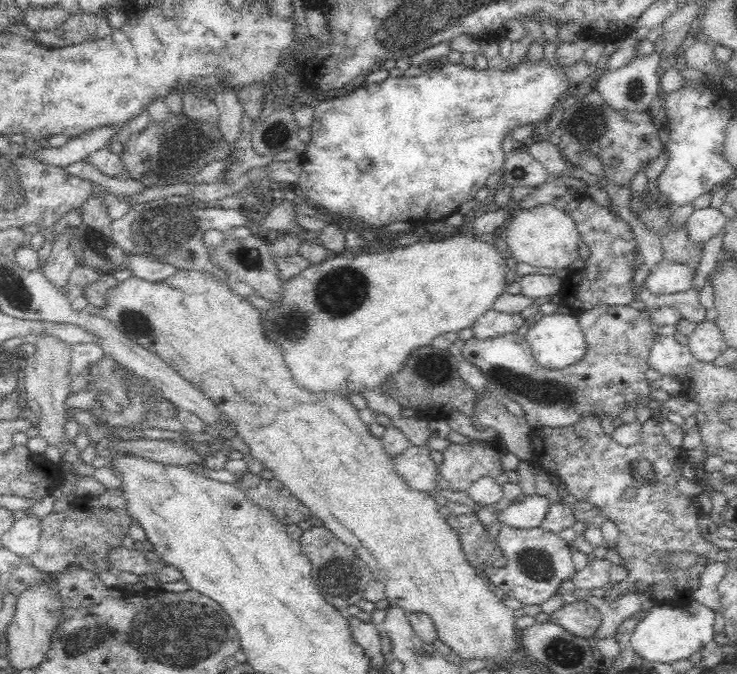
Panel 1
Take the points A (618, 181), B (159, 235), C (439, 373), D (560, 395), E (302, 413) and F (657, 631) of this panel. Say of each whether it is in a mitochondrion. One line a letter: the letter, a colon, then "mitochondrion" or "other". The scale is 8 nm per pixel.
A: other
B: mitochondrion
C: mitochondrion
D: mitochondrion
E: other
F: other

